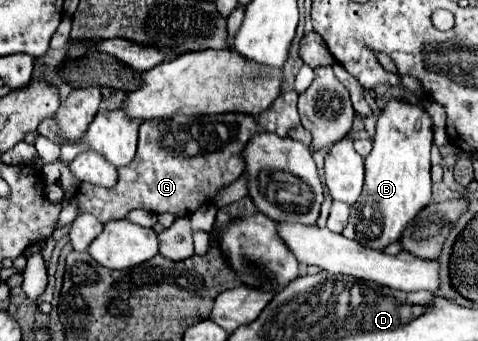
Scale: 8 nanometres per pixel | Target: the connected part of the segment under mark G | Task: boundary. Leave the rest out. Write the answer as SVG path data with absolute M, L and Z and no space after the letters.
M283 92L277 100L259 114L215 114L215 116L173 116L171 120L147 120L139 128L139 146L137 156L127 168L119 168L119 180L113 188L93 188L91 194L91 214L99 220L113 220L123 218L129 210L141 208L151 214L169 212L175 218L191 216L199 206L209 204L217 198L217 194L235 182L241 172L245 170L243 150L247 142L259 132L275 132L281 138L289 136L289 130L297 128L299 114L297 114L297 92Z

